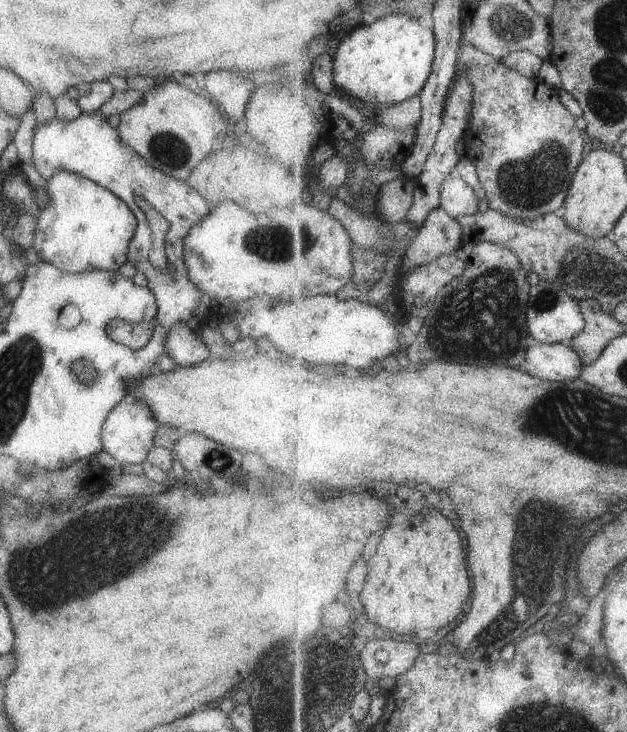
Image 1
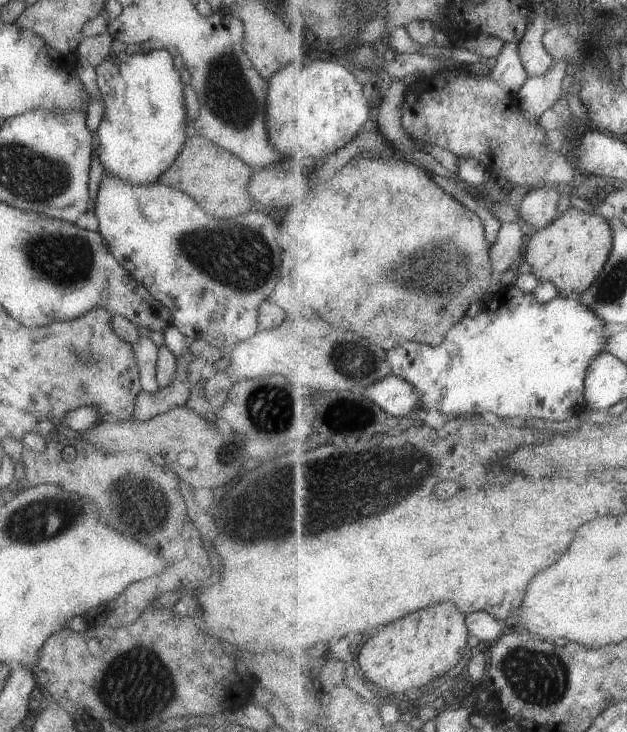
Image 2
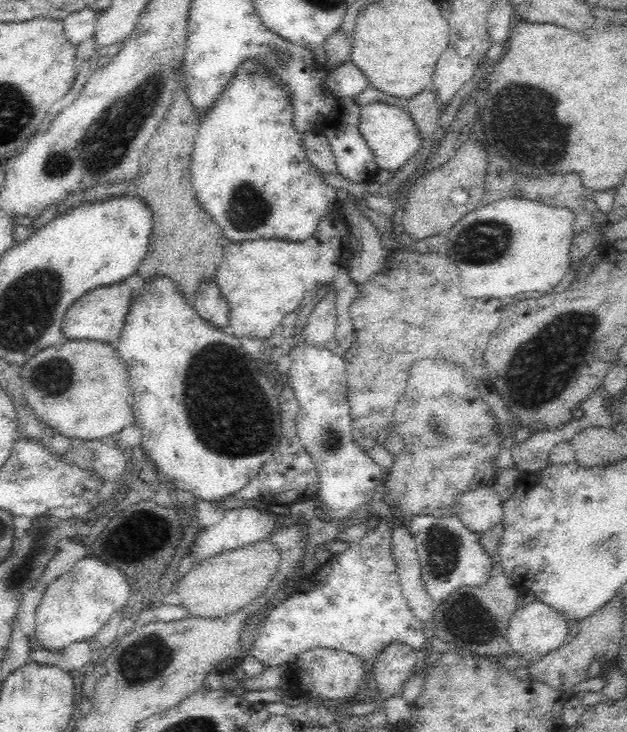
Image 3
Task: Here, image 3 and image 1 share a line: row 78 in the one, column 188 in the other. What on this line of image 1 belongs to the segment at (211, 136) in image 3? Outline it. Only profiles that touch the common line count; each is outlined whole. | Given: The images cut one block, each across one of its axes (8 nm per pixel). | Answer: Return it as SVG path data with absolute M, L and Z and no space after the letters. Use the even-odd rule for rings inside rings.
M221 201L212 207L208 214L201 220L197 220L193 226L186 232L186 235L182 238L182 255L180 256L181 262L183 262L186 268L187 278L202 292L209 295L211 306L214 312L221 312L219 308L225 308L225 314L231 312L232 305L236 305L241 301L248 298L257 296L271 296L275 300L295 300L315 295L335 295L345 284L352 282L352 272L354 267L354 260L352 257L352 246L354 240L352 236L349 236L347 229L343 226L340 220L337 220L331 213L323 211L317 206L311 205L309 202L295 203L289 205L286 208L267 209L267 212L263 214L249 214L244 208L241 208L238 204L231 201Z

